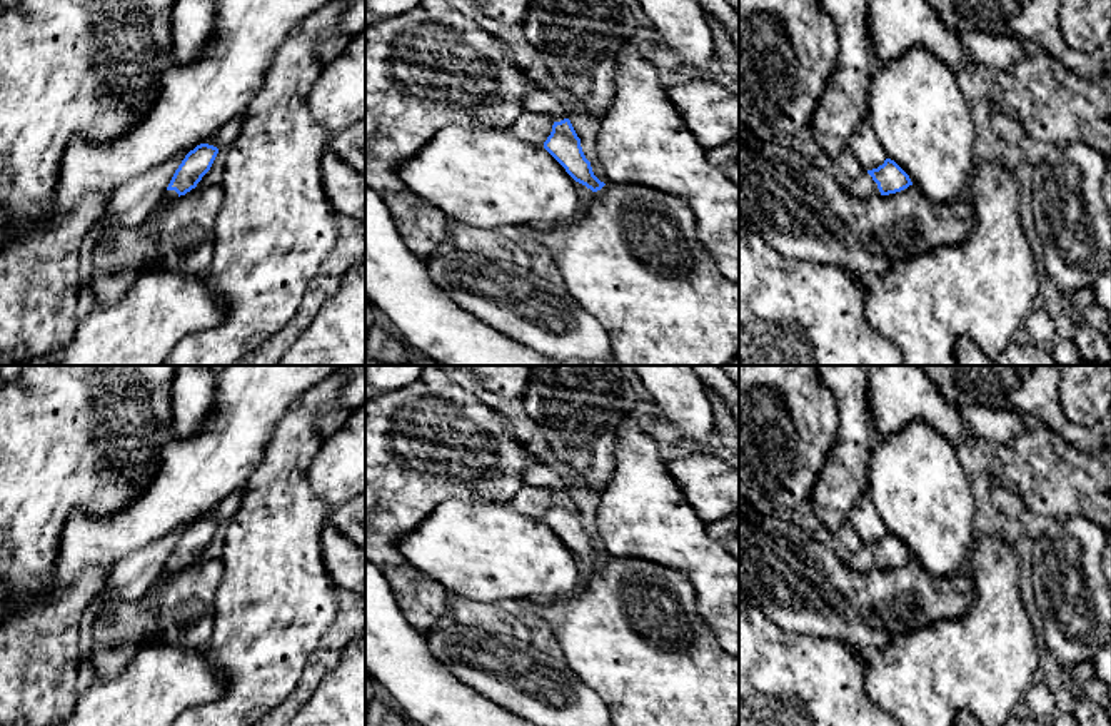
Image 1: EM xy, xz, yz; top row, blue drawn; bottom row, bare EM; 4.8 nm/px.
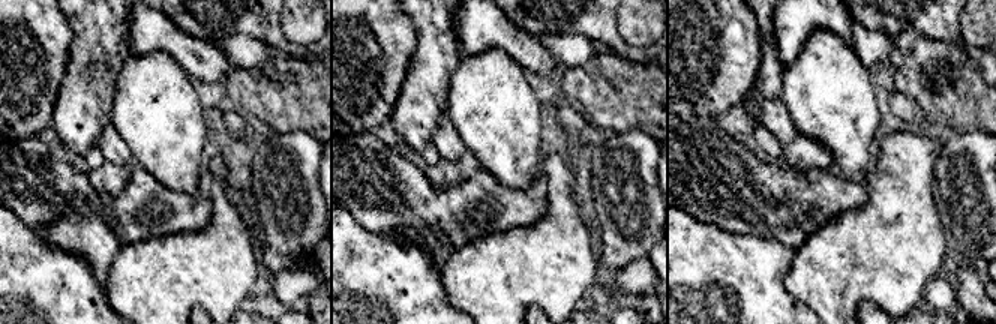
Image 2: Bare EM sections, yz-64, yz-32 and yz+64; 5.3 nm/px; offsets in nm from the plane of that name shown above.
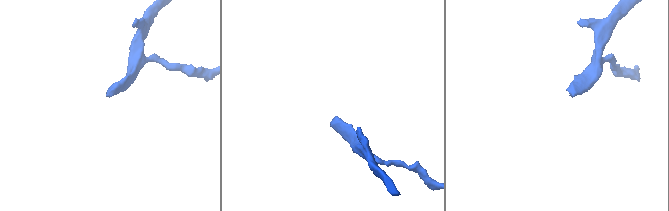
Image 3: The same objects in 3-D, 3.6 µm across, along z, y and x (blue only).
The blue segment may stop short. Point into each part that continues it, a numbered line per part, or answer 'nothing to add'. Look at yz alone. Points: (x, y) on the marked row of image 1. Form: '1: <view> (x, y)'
1: yz (864, 187)

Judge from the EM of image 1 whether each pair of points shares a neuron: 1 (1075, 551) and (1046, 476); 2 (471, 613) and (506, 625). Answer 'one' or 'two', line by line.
1: two
2: one

